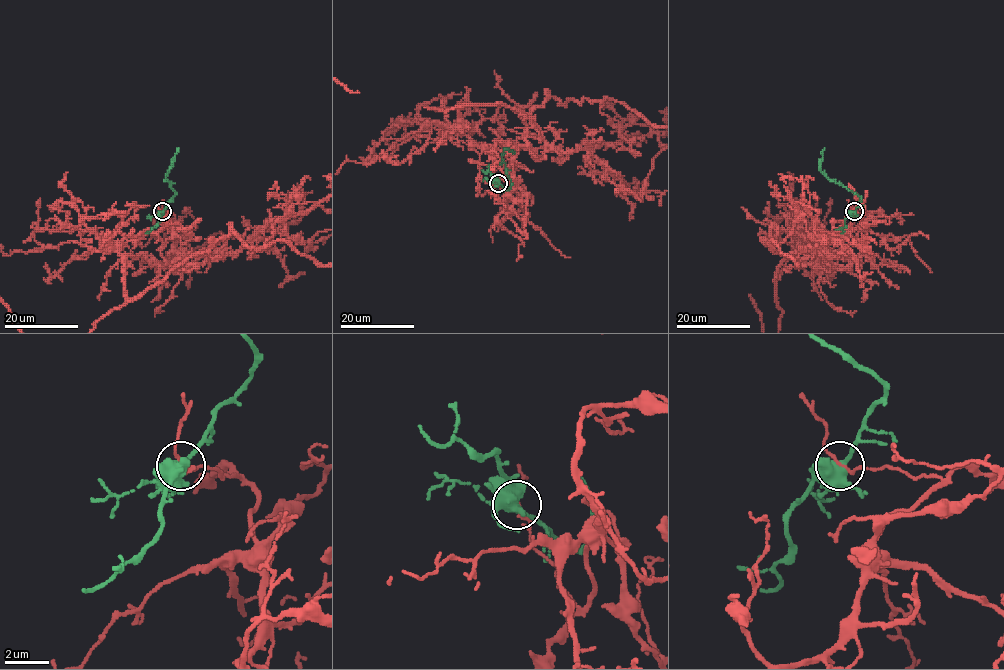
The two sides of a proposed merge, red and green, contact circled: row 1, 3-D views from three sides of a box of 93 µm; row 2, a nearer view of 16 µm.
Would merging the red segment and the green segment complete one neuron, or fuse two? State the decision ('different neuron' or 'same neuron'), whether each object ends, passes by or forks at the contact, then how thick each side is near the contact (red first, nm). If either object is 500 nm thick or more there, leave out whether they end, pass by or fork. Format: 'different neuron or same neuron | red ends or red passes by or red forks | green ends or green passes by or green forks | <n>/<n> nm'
different neuron | 100/550 nm

